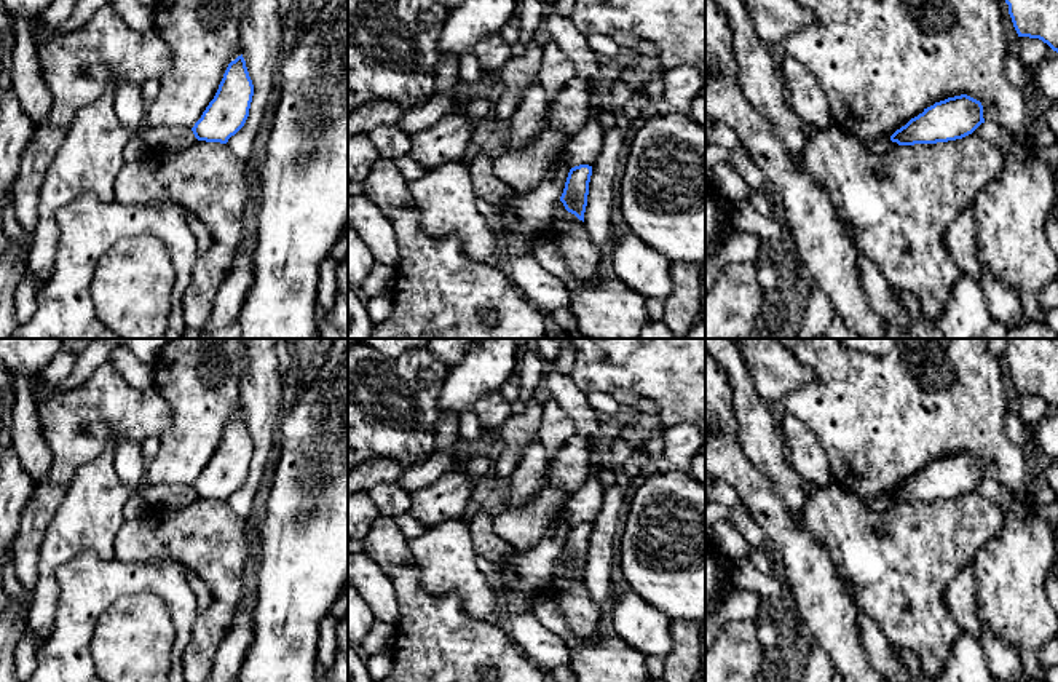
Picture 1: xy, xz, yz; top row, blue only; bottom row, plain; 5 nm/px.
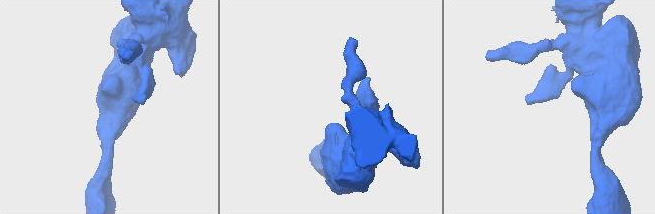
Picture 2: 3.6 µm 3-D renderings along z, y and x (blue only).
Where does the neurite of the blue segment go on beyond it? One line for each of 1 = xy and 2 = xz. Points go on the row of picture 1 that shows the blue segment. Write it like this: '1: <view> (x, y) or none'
1: none
2: none

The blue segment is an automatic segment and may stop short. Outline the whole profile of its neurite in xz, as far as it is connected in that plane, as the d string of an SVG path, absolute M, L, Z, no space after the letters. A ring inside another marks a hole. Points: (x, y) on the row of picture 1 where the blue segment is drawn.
M579 165L570 169L560 201L565 209L584 222L592 166Z

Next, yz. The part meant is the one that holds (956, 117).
M961 94L924 109L897 129L890 141L898 145L948 142L972 134L981 123L985 123L981 102Z

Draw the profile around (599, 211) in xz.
M614 128L603 134L603 149L592 165L584 225L592 243L603 256L611 246L613 195L619 155L624 147L621 133Z

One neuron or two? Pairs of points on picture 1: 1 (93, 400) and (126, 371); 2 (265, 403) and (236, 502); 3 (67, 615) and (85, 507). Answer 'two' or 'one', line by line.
1: two
2: one
3: two

